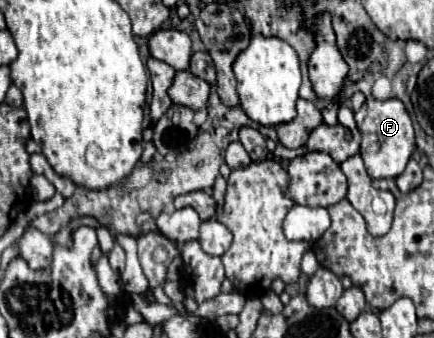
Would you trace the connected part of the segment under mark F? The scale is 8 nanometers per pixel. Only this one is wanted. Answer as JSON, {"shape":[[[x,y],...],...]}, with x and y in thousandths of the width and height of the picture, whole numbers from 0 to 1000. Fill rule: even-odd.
{"shape":[[[846,293],[818,334],[823,382],[832,393],[832,464],[855,530],[915,530],[956,447],[956,388],[933,311],[919,293]]]}

